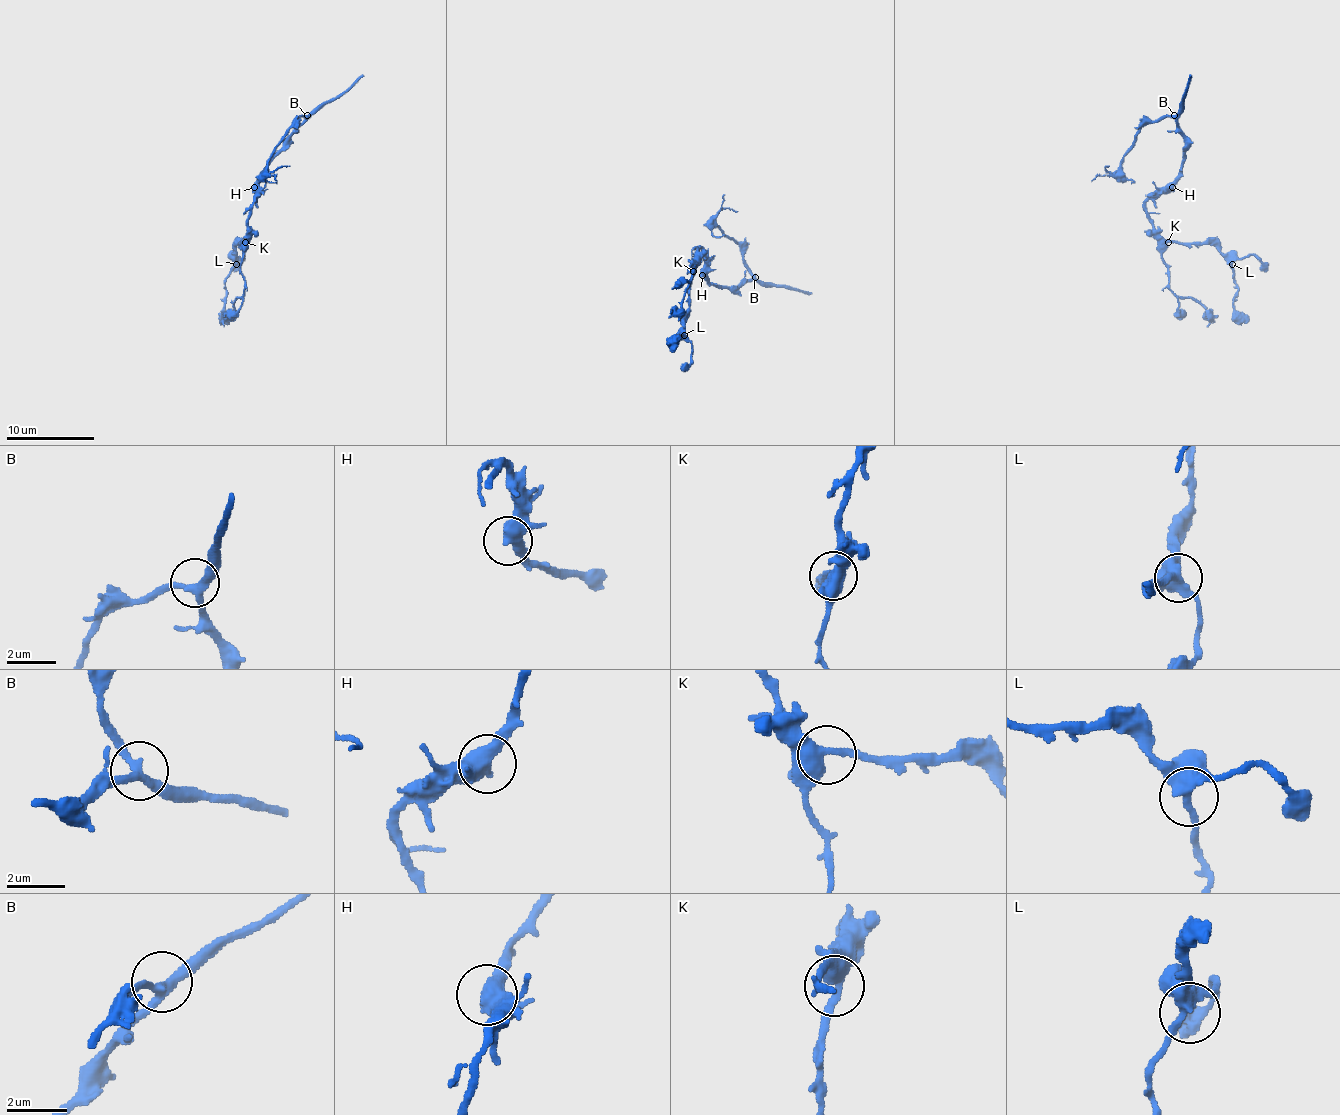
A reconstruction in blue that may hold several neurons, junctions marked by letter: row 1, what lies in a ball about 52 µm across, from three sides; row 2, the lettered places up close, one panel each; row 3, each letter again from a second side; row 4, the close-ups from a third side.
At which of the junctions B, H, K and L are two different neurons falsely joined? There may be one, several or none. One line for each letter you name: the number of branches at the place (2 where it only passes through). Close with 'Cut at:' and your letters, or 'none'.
Cut at: none

